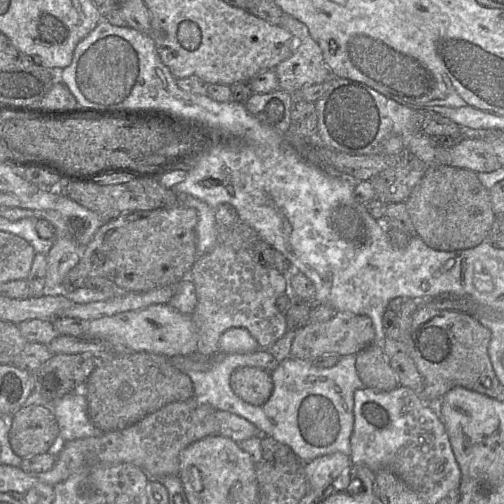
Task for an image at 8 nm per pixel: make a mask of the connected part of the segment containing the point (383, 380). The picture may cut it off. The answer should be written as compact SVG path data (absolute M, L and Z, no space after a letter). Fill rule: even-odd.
M372 344L356 355L355 368L364 387L373 391L390 392L400 386L380 345Z

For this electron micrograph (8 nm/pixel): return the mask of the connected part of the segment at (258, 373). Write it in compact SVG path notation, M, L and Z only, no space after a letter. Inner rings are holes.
M240 367L230 376L233 393L242 401L253 405L264 405L272 395L271 374L258 367Z

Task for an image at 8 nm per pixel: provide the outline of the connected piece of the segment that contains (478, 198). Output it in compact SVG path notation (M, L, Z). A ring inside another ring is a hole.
M430 165L405 201L415 234L429 247L454 251L473 248L488 239L496 218L490 193L475 172L448 165Z

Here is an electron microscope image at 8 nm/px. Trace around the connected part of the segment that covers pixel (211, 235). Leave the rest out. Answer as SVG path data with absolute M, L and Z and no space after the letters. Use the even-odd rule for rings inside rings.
M176 193L176 196L181 205L194 208L198 213L198 223L196 226L197 257L209 253L217 244L214 210L205 202L190 194Z

